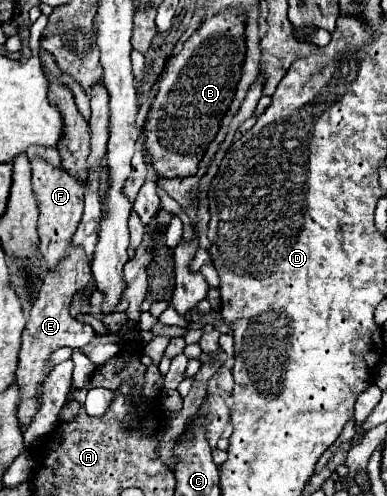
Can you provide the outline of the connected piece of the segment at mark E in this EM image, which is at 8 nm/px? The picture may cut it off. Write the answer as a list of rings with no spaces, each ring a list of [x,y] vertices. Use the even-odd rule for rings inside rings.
[[[74,246],[70,248],[70,256],[62,260],[60,268],[54,270],[54,272],[46,272],[46,276],[44,276],[44,284],[42,284],[40,294],[38,294],[32,310],[30,310],[30,316],[28,316],[28,322],[26,322],[26,328],[24,328],[24,334],[22,334],[20,364],[18,364],[18,370],[16,370],[16,384],[18,384],[18,390],[20,390],[20,394],[18,394],[20,432],[24,432],[30,426],[34,414],[40,408],[40,398],[38,398],[40,386],[48,378],[48,374],[52,372],[52,368],[46,366],[50,362],[50,354],[56,348],[62,348],[62,346],[82,348],[94,336],[94,330],[88,324],[78,322],[68,312],[74,292],[78,288],[82,288],[84,284],[88,284],[90,276],[92,276],[92,270],[90,270],[90,264],[88,264],[84,250],[74,248]]]

